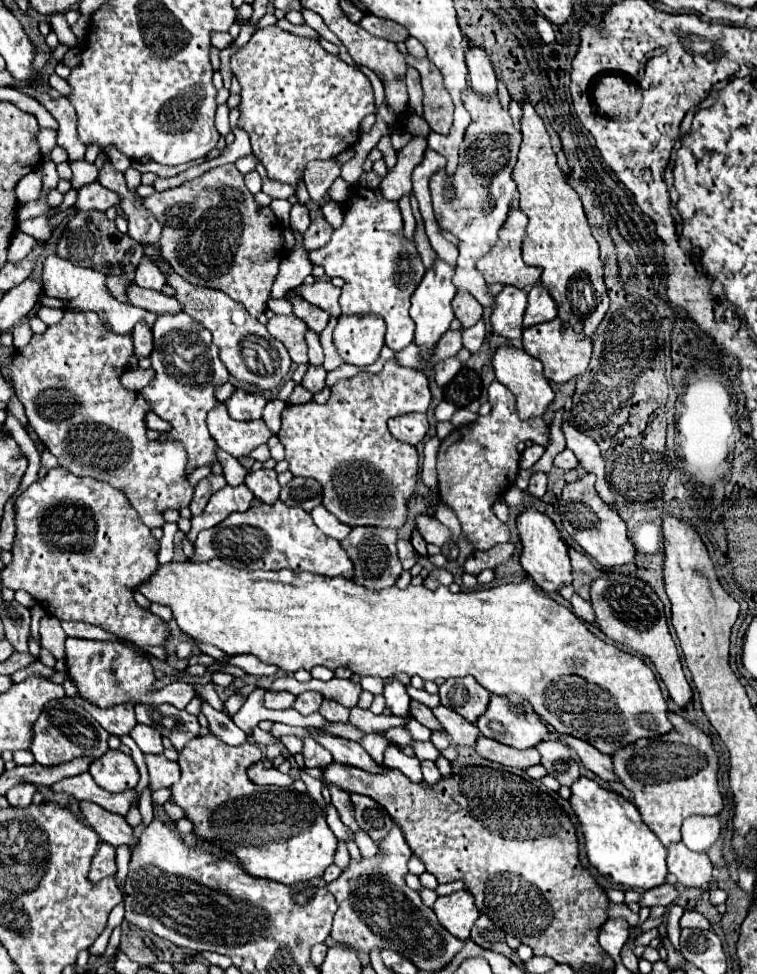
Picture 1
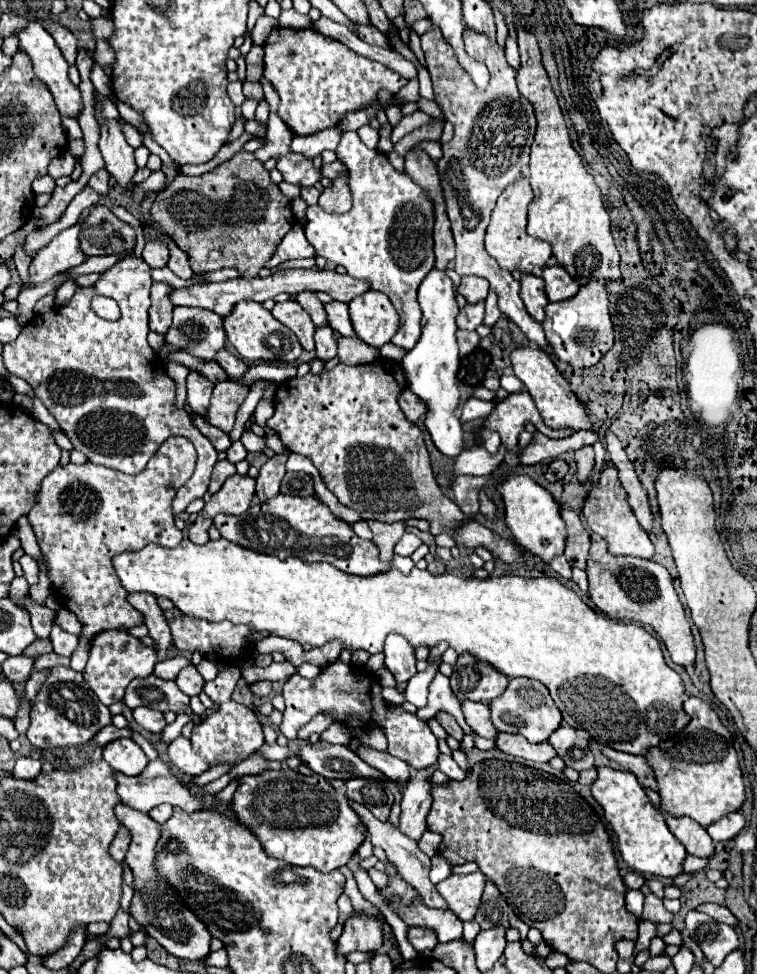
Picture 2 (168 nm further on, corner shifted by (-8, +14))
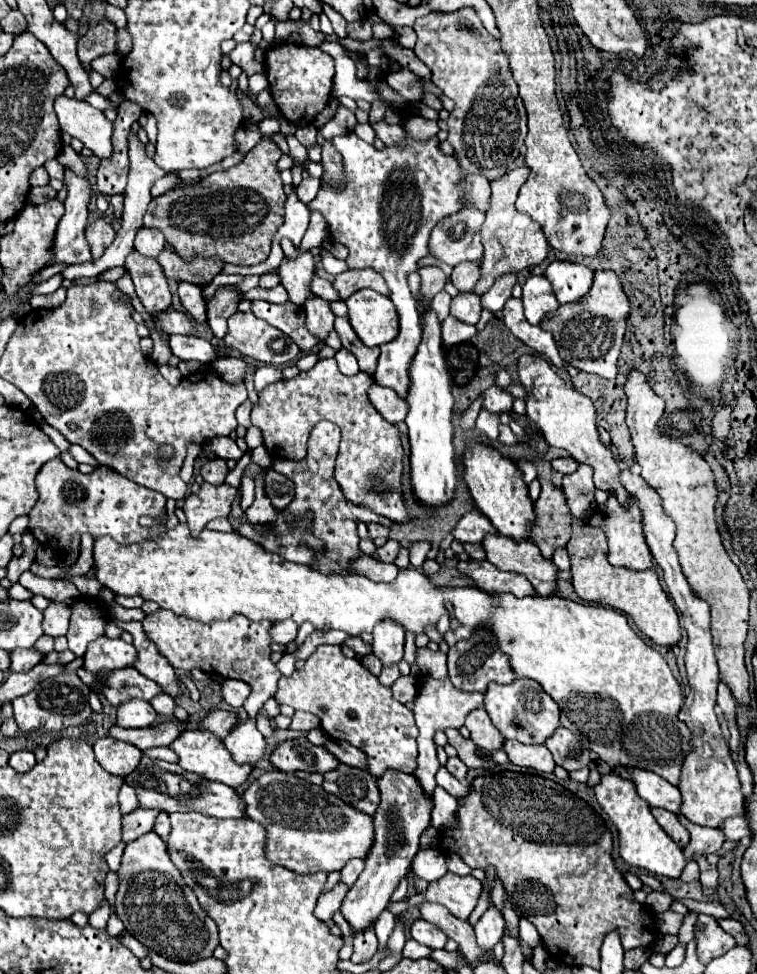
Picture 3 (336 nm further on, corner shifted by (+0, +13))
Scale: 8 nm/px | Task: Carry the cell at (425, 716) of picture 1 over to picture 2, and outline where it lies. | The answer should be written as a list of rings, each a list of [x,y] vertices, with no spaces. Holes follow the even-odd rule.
[[[439,712],[439,714],[437,714],[437,722],[445,728],[445,732],[447,732],[449,736],[453,736],[453,738],[461,744],[465,732],[463,732],[463,728],[457,724],[457,720],[455,720],[451,714],[447,714],[447,712]]]

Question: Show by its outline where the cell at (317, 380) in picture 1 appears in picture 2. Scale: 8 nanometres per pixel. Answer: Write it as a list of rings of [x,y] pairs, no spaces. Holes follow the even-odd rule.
[[[329,324],[315,330],[315,344],[317,344],[317,348],[315,348],[317,358],[321,358],[321,360],[331,360],[337,354],[335,332],[329,328]]]

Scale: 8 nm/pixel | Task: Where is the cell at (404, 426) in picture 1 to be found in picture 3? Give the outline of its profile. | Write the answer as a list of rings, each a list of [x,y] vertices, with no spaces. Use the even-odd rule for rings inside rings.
[[[373,385],[369,389],[369,399],[371,399],[373,407],[389,423],[399,423],[407,415],[407,401],[403,397],[399,397],[393,389],[387,389],[387,387],[381,387],[381,385]]]

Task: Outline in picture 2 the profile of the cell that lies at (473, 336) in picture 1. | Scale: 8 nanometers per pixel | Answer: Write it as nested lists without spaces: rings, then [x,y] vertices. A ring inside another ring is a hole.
[[[489,290],[489,296],[485,300],[485,324],[487,326],[493,326],[497,320],[501,318],[501,310],[497,308],[497,292]]]

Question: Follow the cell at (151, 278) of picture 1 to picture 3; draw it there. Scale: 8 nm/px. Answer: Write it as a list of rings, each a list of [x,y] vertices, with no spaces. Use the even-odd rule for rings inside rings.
[[[141,227],[137,231],[135,237],[135,251],[139,251],[145,257],[153,257],[157,259],[159,253],[165,249],[165,239],[163,233],[157,229],[149,229],[149,227]]]

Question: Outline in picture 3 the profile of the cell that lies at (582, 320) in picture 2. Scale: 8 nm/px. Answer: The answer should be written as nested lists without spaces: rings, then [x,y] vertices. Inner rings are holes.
[[[595,271],[593,285],[585,297],[577,303],[561,305],[553,315],[545,317],[539,325],[545,331],[551,331],[561,359],[567,365],[573,365],[579,371],[595,373],[605,379],[615,379],[617,375],[617,357],[623,343],[625,319],[629,315],[629,301],[623,293],[623,287],[613,275],[613,271]]]

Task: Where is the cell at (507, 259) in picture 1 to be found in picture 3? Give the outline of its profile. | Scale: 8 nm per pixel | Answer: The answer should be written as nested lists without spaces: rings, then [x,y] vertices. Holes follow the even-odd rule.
[[[523,165],[491,183],[491,205],[487,209],[487,217],[481,227],[481,243],[485,247],[485,265],[481,267],[481,279],[479,279],[481,289],[487,289],[489,285],[493,285],[497,277],[505,273],[519,273],[527,267],[535,267],[547,257],[549,245],[541,227],[515,209],[519,187],[527,181],[527,177],[529,169]]]

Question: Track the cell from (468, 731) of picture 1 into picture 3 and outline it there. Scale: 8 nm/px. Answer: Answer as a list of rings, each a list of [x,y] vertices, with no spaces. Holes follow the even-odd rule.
[[[483,707],[479,709],[473,709],[467,719],[465,719],[465,727],[471,731],[471,741],[477,745],[477,747],[483,747],[487,751],[493,751],[493,749],[501,749],[503,745],[503,737],[501,733],[497,733],[495,725],[491,723],[487,711]]]

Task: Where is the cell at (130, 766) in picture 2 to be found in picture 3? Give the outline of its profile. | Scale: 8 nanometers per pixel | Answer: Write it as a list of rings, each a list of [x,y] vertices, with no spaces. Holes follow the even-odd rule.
[[[103,737],[99,739],[95,745],[95,757],[99,761],[99,765],[119,777],[129,775],[141,759],[141,751],[135,745],[127,745],[125,741],[117,741],[113,737]]]

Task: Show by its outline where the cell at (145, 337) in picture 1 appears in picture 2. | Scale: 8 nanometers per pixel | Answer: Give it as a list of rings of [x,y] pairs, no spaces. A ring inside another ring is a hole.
[[[153,282],[151,288],[151,308],[149,308],[149,328],[153,332],[165,334],[171,324],[173,302],[169,300],[169,292],[173,288],[167,282]]]

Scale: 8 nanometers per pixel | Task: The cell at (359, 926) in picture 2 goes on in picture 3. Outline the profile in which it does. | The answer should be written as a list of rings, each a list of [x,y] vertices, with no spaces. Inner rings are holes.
[[[387,769],[379,779],[377,787],[381,791],[381,803],[373,817],[375,825],[375,841],[367,853],[365,869],[355,881],[355,885],[349,889],[349,893],[343,899],[341,913],[349,921],[353,933],[361,933],[365,929],[371,929],[377,921],[377,917],[385,911],[389,905],[389,897],[395,891],[397,883],[407,875],[411,869],[413,857],[419,851],[419,837],[429,827],[431,821],[431,799],[427,799],[421,793],[421,787],[417,785],[417,779],[413,775]]]

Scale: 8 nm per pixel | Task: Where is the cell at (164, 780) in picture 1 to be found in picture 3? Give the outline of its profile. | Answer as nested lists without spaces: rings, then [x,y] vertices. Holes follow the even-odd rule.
[[[183,731],[171,745],[171,751],[175,751],[175,755],[179,757],[179,767],[183,771],[195,773],[199,777],[205,777],[207,781],[219,781],[225,783],[229,787],[239,787],[243,781],[247,781],[249,773],[251,773],[251,765],[237,765],[229,751],[225,749],[223,741],[217,741],[217,737],[213,737],[211,733],[201,733],[201,731]]]

